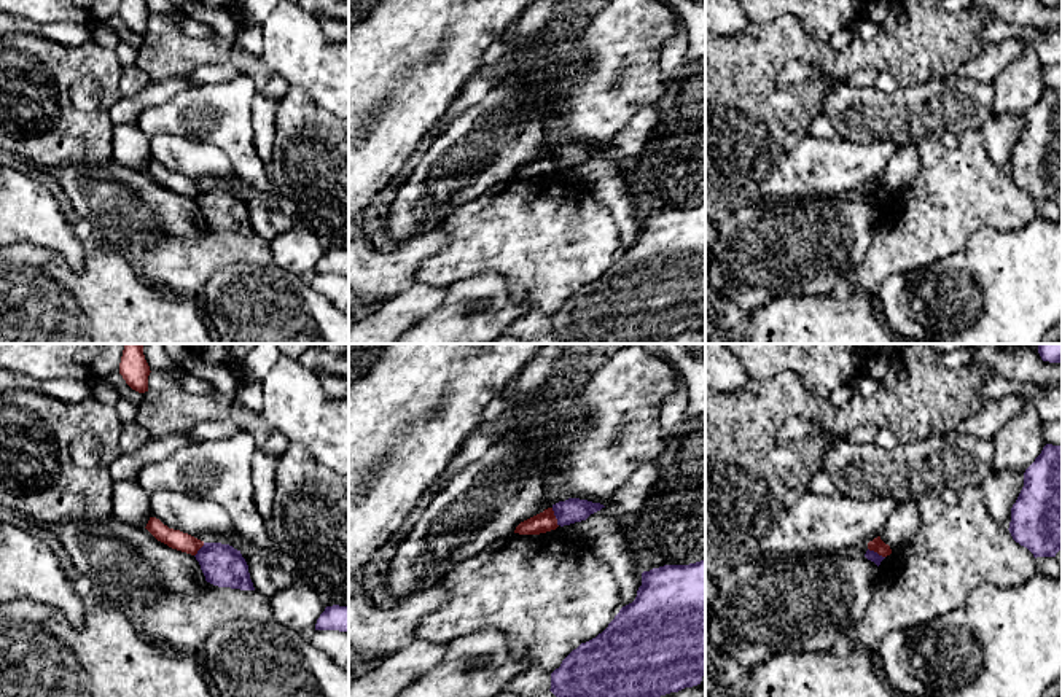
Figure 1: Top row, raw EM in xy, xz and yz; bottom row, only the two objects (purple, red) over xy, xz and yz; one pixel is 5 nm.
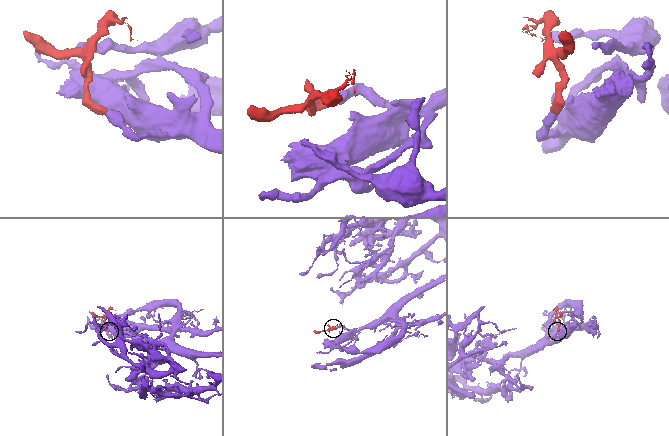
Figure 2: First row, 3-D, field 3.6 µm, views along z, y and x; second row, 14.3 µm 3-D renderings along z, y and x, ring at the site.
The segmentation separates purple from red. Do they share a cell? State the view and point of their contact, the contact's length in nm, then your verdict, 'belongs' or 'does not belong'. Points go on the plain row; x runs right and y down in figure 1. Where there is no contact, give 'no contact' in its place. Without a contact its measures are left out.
contact xz (556, 161); length 100 nm; does not belong

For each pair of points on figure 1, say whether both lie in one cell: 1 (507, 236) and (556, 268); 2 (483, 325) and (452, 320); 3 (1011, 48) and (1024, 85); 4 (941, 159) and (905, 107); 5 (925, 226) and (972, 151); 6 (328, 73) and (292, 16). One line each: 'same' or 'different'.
1: same
2: same
3: different
4: different
5: same
6: same

